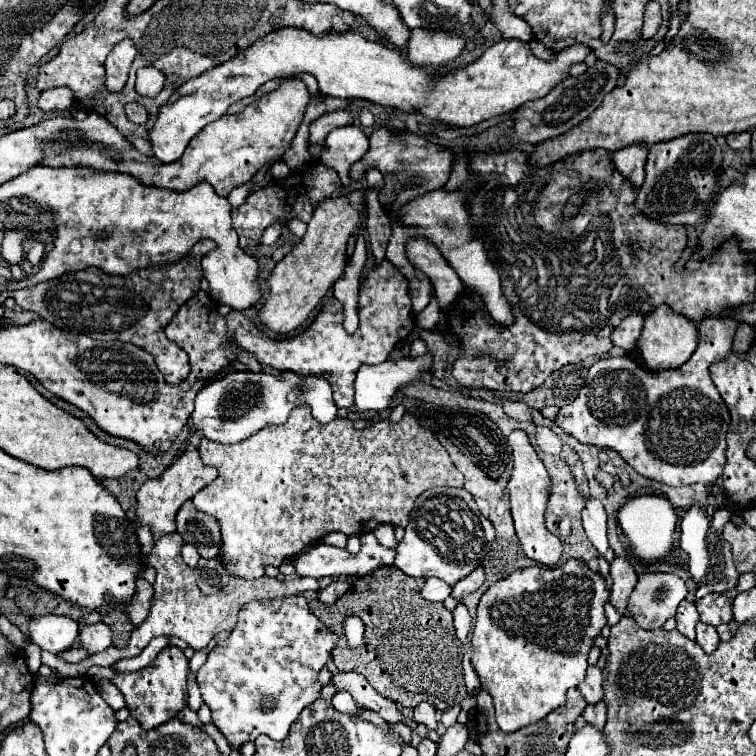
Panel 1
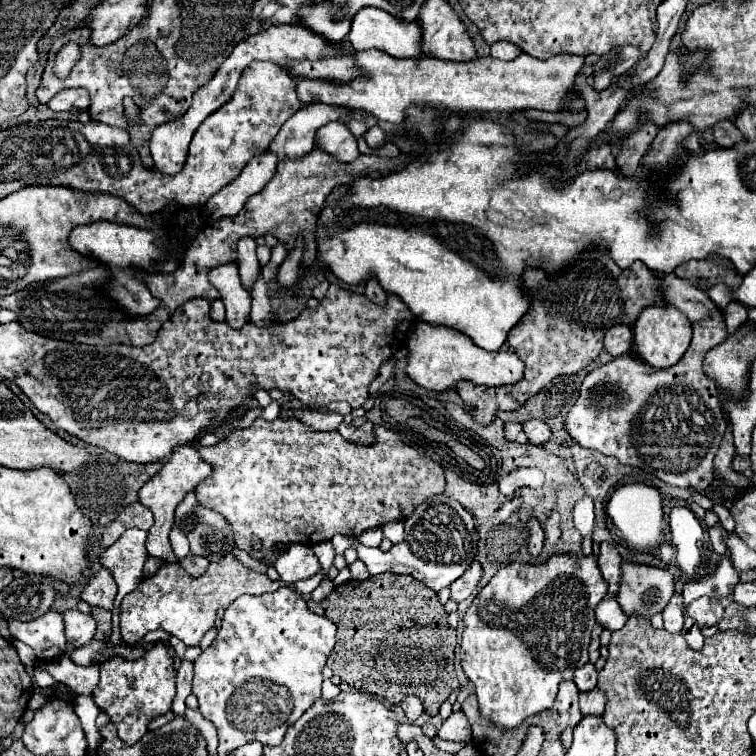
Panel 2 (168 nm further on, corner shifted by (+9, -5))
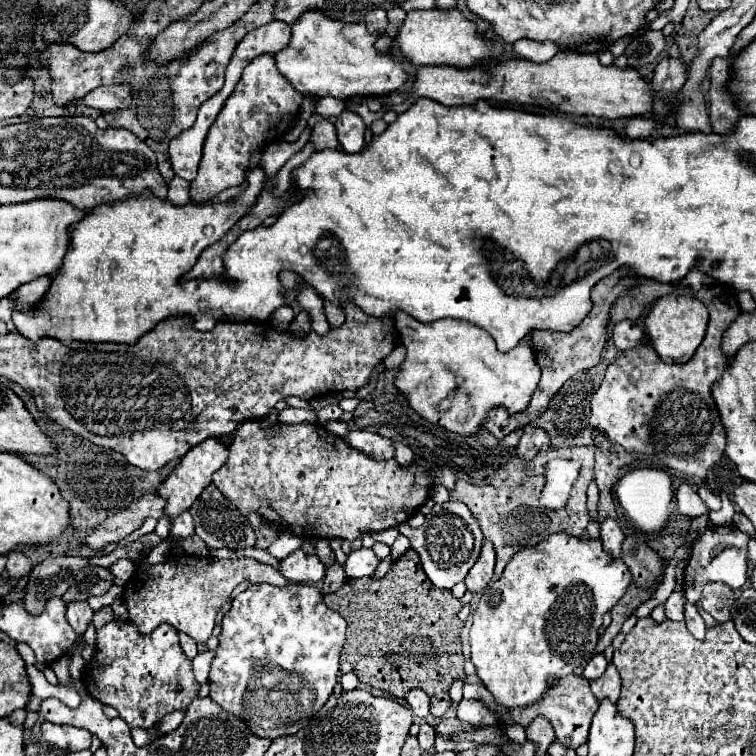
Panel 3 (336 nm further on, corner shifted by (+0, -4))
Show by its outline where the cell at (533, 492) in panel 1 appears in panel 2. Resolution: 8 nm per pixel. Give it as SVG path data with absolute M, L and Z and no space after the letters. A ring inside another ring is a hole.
M530 518L528 528L530 528L530 552L534 556L538 556L540 550L542 550L542 546L544 546L544 532L542 532L542 528L540 528L540 524L538 524L536 518Z

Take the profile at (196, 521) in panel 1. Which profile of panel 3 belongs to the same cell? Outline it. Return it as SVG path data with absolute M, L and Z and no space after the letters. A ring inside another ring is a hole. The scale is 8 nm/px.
M213 483L199 495L199 499L191 505L189 513L195 521L195 533L207 543L209 549L227 547L231 551L237 551L237 549L245 549L245 547L255 545L255 533L247 521L247 517L239 515L239 511L229 503L229 499L225 499L219 493L219 489Z

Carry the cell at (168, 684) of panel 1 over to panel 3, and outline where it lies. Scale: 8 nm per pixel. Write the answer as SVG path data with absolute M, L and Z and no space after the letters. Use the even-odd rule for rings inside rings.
M111 621L103 625L101 629L97 629L97 655L87 665L91 667L83 669L81 679L87 685L89 695L103 705L115 707L119 711L119 717L129 725L129 729L151 729L167 713L187 709L199 691L199 683L193 677L191 661L183 655L179 647L177 631L167 623L159 625L151 635L141 635L137 627L129 621Z

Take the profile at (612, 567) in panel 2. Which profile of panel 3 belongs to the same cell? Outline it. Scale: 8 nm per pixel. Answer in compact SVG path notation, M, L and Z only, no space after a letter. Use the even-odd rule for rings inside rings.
M607 519L601 525L601 541L603 541L603 549L613 555L613 557L621 557L621 545L623 545L623 531L619 529L619 525L613 519Z

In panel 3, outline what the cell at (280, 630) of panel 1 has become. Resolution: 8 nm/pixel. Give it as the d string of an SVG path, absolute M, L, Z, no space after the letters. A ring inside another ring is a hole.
M251 585L233 599L231 609L223 615L219 647L215 649L215 659L209 671L211 699L225 711L243 719L255 735L267 733L267 739L273 741L297 733L333 693L339 671L339 653L345 643L345 629L345 619L323 603L321 591L315 585Z

